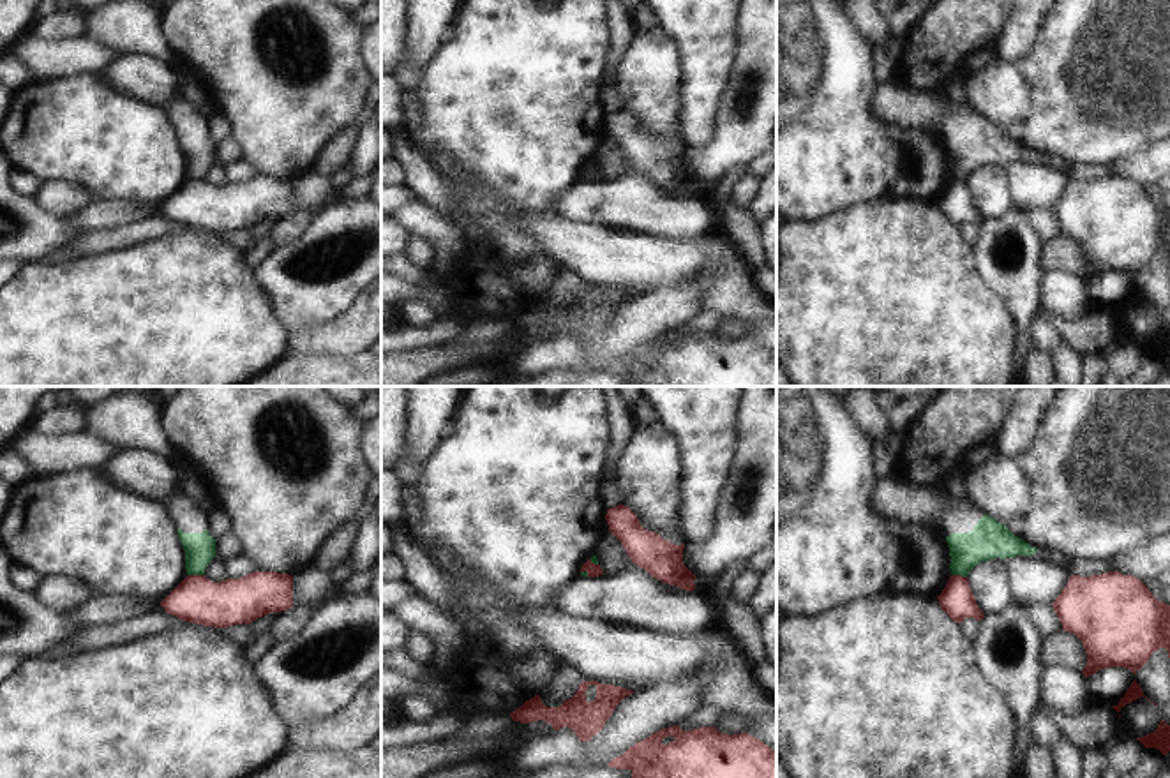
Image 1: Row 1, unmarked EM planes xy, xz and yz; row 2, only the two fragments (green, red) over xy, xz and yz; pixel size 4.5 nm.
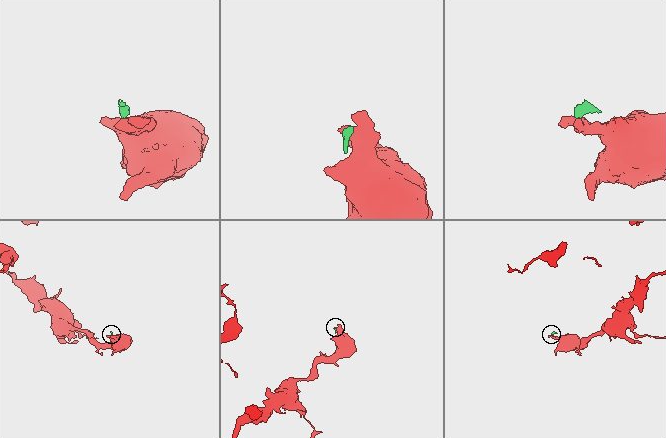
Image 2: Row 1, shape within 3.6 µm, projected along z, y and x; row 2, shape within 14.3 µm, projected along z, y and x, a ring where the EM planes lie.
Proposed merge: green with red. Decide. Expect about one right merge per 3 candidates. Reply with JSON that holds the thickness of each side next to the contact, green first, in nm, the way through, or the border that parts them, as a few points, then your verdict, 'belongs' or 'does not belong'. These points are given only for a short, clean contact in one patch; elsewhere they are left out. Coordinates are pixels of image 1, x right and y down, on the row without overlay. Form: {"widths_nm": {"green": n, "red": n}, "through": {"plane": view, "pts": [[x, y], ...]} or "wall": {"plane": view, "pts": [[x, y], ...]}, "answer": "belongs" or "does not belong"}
{"widths_nm": {"green": 140, "red": 220}, "wall": {"plane": "xy", "pts": [[187, 179], [202, 180]]}, "answer": "does not belong"}

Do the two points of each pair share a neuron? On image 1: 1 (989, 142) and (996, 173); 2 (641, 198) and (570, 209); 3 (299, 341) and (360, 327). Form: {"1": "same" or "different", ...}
{"1": "different", "2": "same", "3": "same"}

